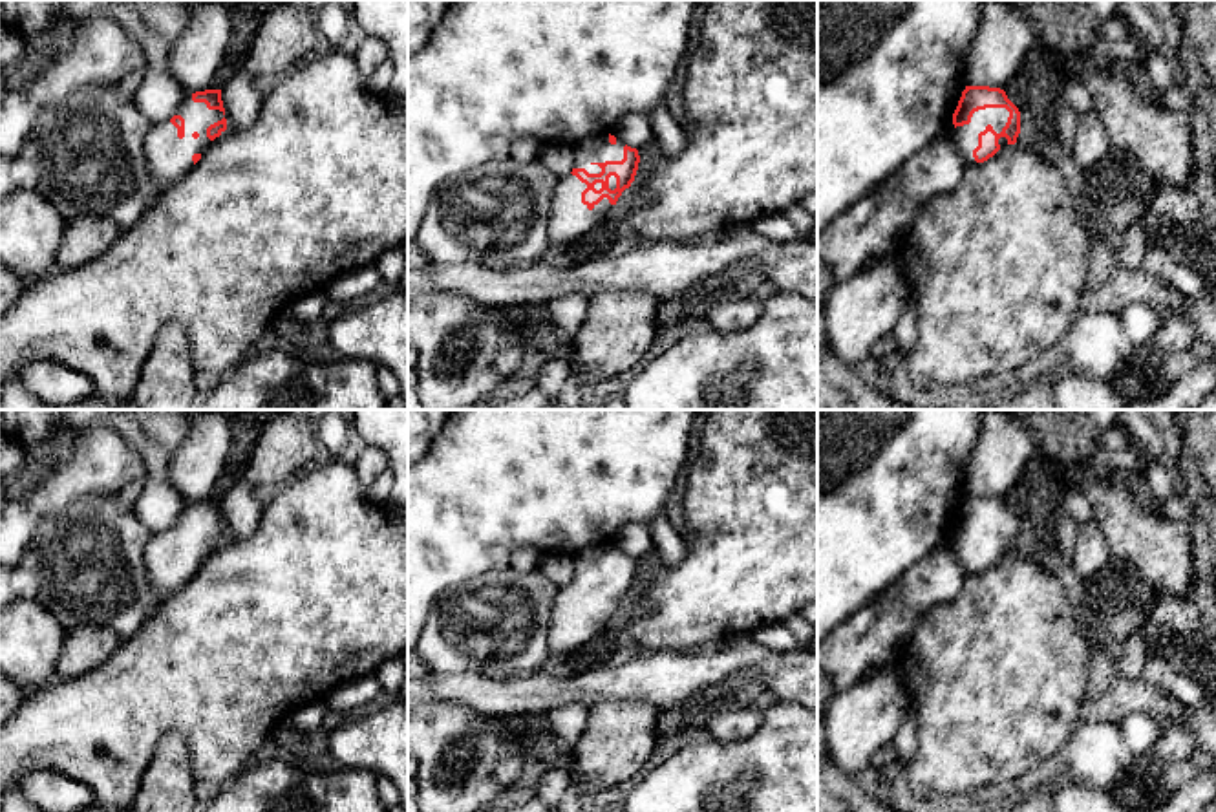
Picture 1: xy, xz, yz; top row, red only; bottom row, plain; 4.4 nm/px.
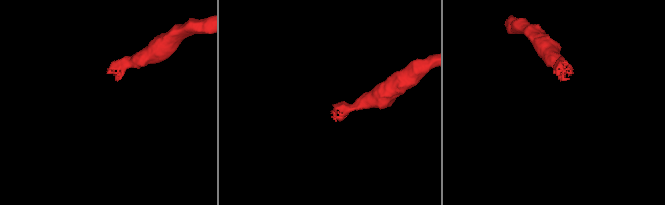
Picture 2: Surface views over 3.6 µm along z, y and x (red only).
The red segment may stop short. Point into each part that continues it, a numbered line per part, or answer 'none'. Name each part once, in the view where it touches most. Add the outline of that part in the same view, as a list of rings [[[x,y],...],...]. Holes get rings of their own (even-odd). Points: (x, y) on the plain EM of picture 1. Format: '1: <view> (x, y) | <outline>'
1: yz (966, 545) | [[[986,518],[973,523],[971,532],[956,536],[956,556],[964,572],[976,572],[973,560],[978,556],[978,543],[986,540],[987,534],[993,536],[997,543],[1002,541],[1009,527],[1006,518]]]

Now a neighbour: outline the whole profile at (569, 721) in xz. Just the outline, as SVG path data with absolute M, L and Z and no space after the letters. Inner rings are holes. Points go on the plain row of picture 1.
M585 704L561 706L552 710L549 717L552 724L550 735L558 743L563 755L560 763L565 763L572 748L576 746L581 732L585 730L589 719L589 706Z

